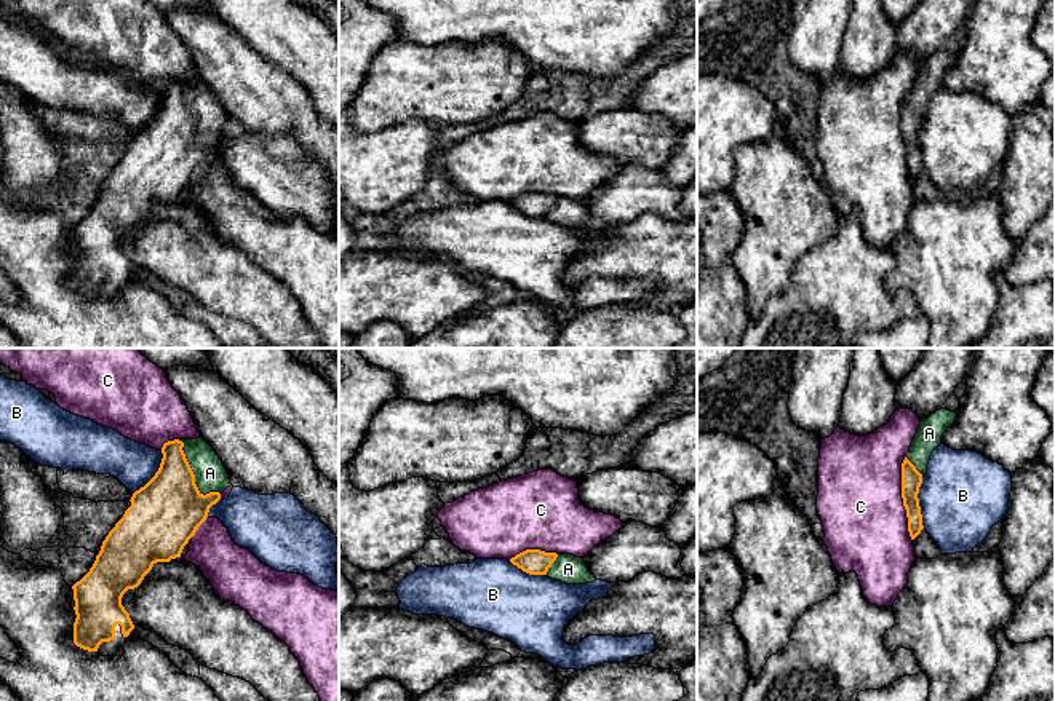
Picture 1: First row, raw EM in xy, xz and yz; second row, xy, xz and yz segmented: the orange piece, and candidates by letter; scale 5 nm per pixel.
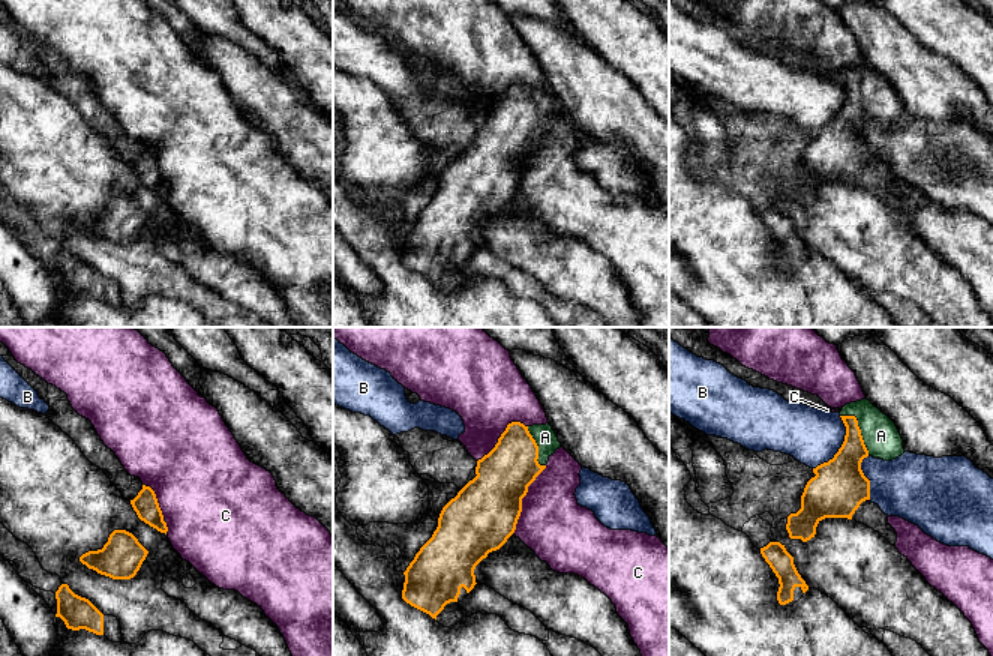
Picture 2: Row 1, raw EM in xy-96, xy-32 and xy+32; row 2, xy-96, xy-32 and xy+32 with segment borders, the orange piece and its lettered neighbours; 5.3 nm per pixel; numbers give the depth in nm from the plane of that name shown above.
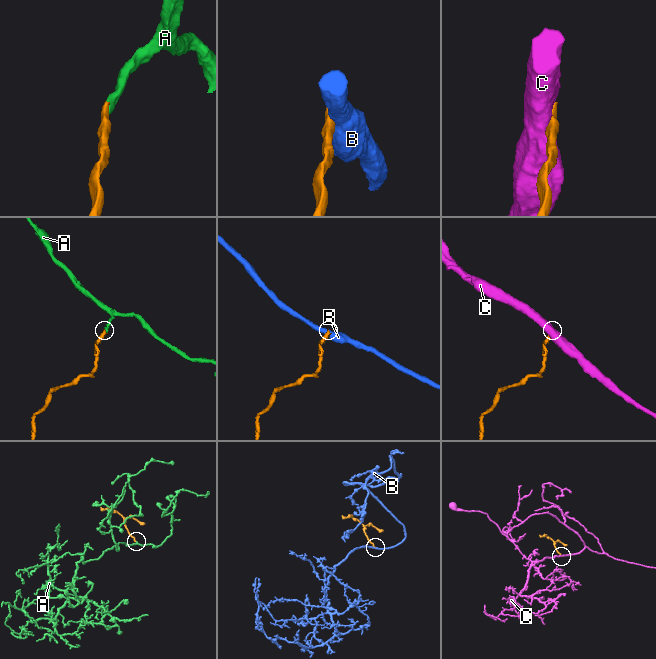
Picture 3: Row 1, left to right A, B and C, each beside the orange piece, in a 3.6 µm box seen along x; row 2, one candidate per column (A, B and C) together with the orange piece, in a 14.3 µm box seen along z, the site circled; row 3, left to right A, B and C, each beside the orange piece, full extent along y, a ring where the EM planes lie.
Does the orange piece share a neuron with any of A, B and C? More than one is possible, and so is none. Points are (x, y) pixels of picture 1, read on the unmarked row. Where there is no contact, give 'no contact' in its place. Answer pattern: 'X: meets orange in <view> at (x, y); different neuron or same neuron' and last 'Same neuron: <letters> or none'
A: meets orange in xy at (194, 117); same neuron
B: meets orange in yz at (918, 146); different neuron
C: meets orange in yz at (902, 139); different neuron
Same neuron: A

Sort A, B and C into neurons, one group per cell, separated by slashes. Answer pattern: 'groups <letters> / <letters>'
groups A / B / C

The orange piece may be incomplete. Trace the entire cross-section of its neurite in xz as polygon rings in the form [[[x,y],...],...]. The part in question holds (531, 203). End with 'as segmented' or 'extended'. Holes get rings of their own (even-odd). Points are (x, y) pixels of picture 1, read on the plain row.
[[[526,192],[510,201],[513,208],[529,217],[547,217],[566,227],[587,227],[596,224],[582,200],[572,196]]]; extended

